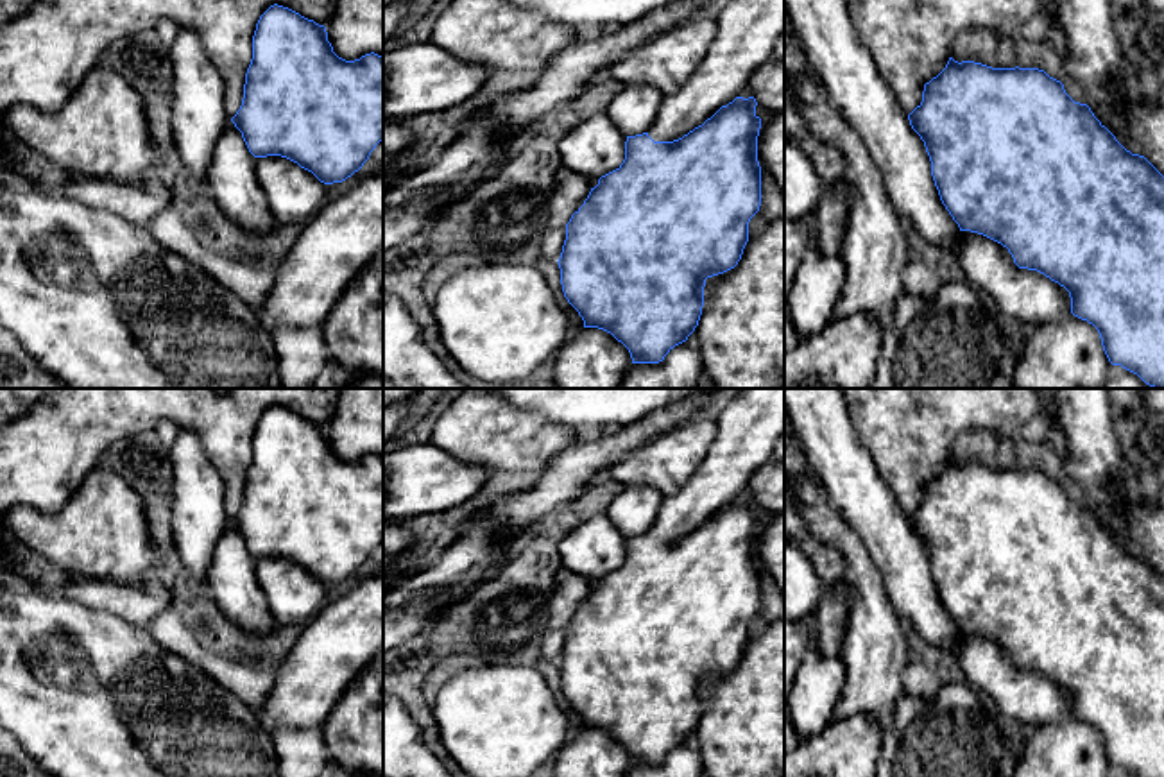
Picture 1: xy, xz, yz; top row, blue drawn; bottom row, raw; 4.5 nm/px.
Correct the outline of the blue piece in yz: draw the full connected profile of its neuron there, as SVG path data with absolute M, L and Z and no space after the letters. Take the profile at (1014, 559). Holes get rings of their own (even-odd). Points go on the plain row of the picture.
M949 458L946 469L924 485L922 503L908 521L924 542L940 602L960 632L978 634L1001 645L1019 670L1037 671L1064 687L1071 698L1071 714L1098 730L1112 766L1121 766L1137 777L1164 777L1164 576L1144 557L1126 551L1087 505L1074 503L1060 482L1039 469L992 469Z

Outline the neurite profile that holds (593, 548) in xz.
M607 514L593 516L562 537L559 544L562 568L587 580L600 580L623 564L625 542L627 537Z

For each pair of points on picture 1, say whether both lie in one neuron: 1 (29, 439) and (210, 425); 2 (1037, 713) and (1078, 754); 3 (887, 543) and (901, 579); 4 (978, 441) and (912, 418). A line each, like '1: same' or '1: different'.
1: same
2: different
3: same
4: different

